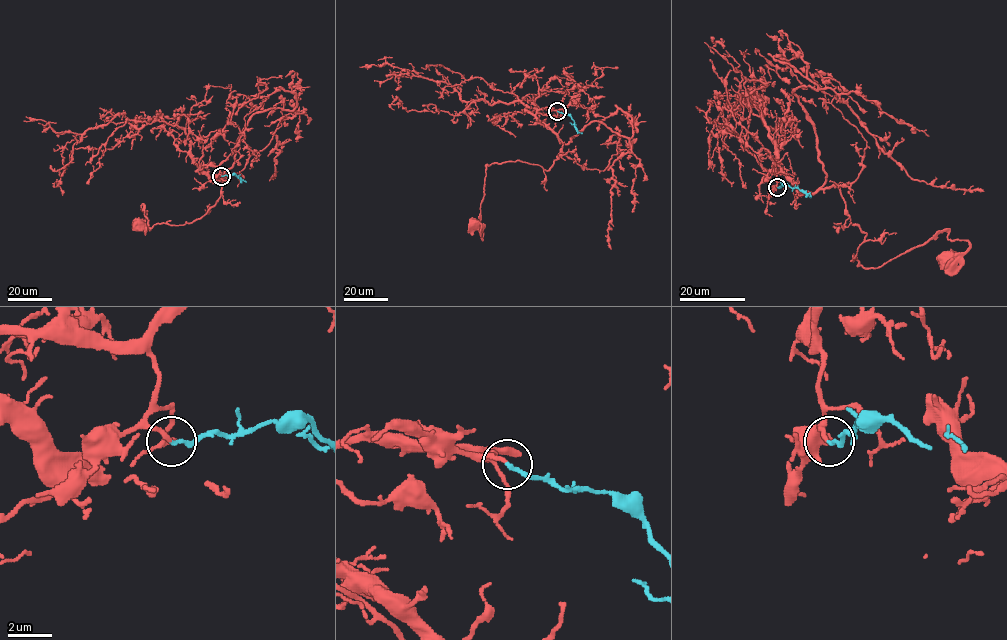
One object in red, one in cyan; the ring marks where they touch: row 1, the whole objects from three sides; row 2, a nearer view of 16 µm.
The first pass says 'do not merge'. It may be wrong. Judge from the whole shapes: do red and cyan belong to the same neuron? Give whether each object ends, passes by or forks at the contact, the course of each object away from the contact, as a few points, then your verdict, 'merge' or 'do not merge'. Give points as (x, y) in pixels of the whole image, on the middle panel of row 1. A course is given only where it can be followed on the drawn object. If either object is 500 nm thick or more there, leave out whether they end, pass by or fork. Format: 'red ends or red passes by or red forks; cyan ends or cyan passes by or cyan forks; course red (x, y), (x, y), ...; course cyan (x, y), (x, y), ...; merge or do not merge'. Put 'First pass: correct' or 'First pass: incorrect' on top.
First pass: incorrect
red ends; cyan ends; course red (557, 111), (536, 115), (563, 144), (553, 163), (486, 167), (482, 239), (474, 225); course cyan (557, 111), (568, 114), (576, 129), (582, 133); merge

